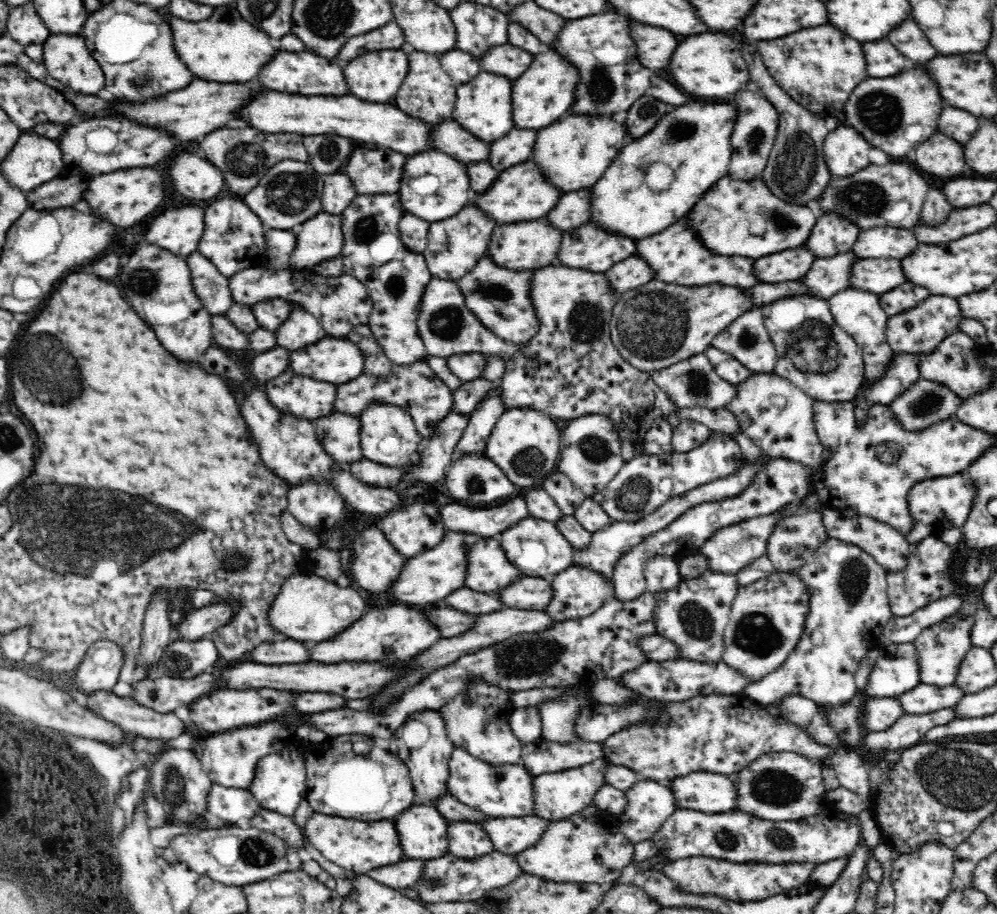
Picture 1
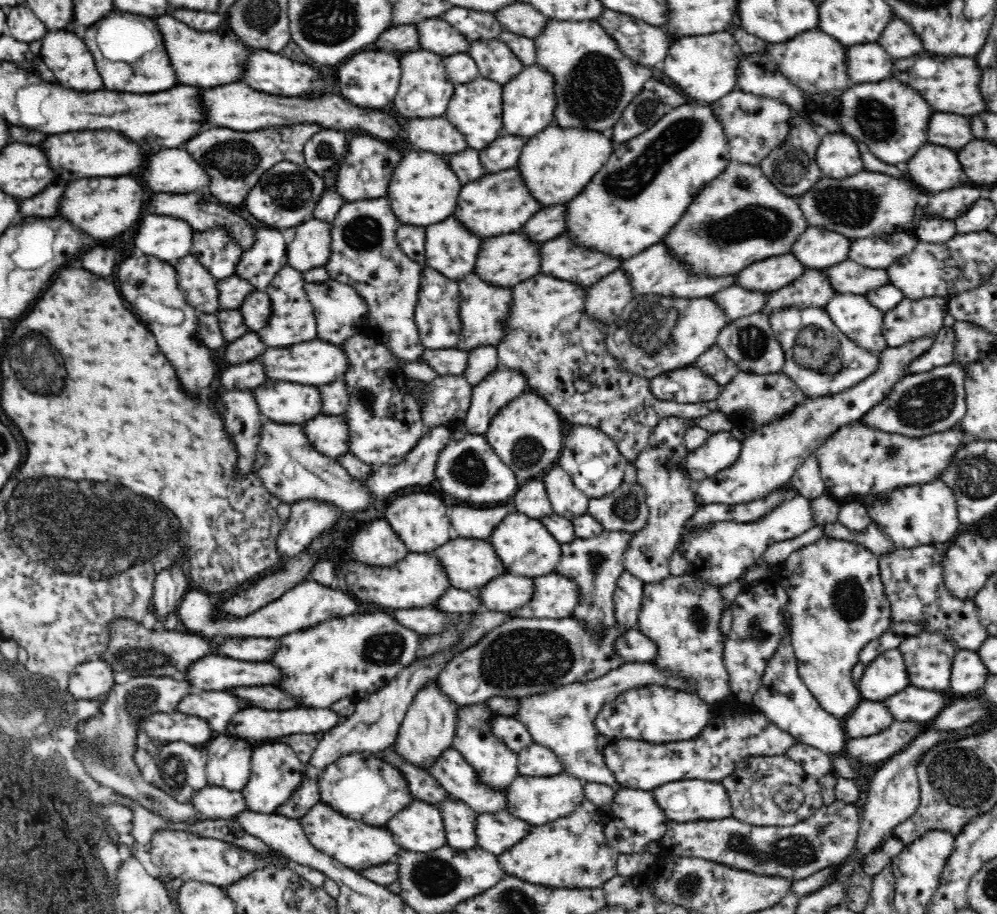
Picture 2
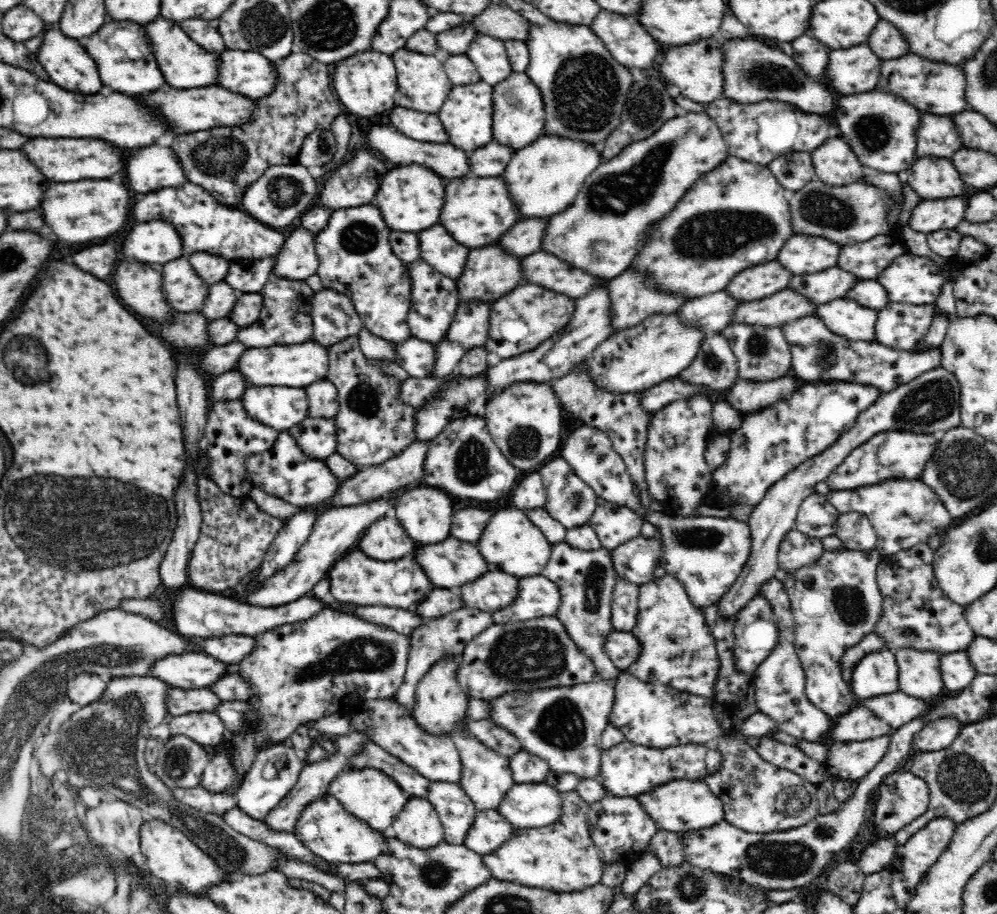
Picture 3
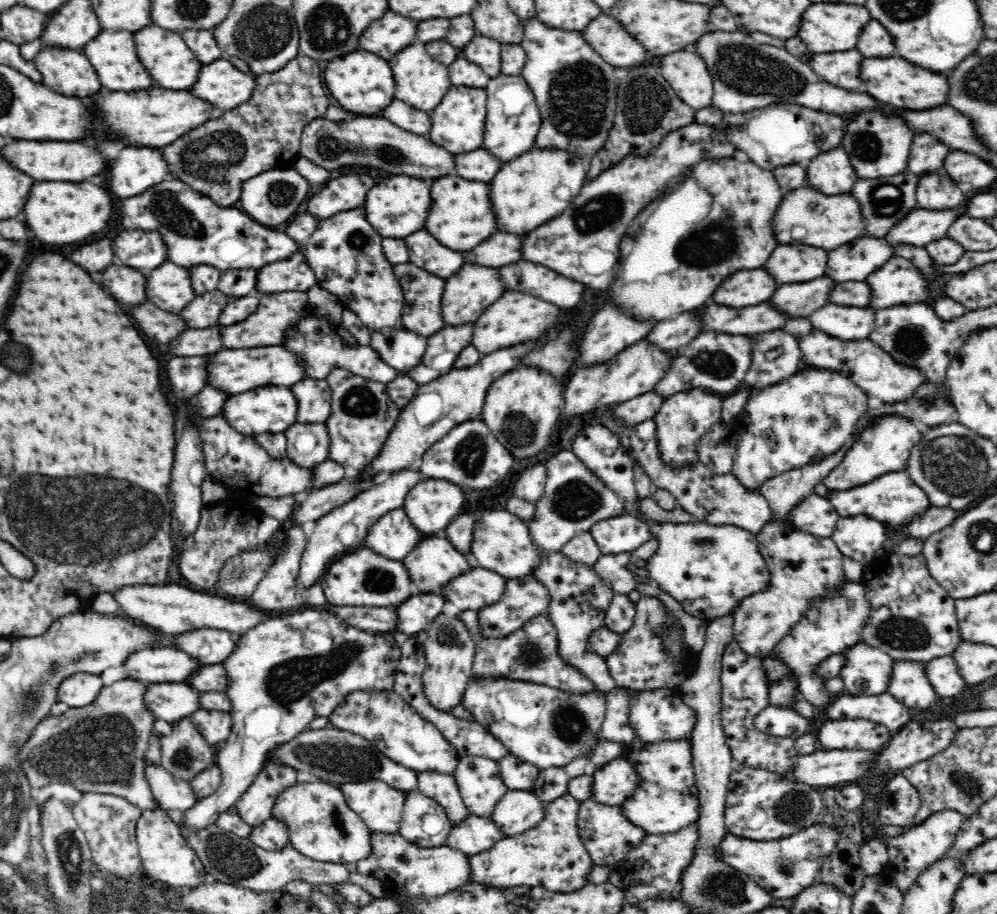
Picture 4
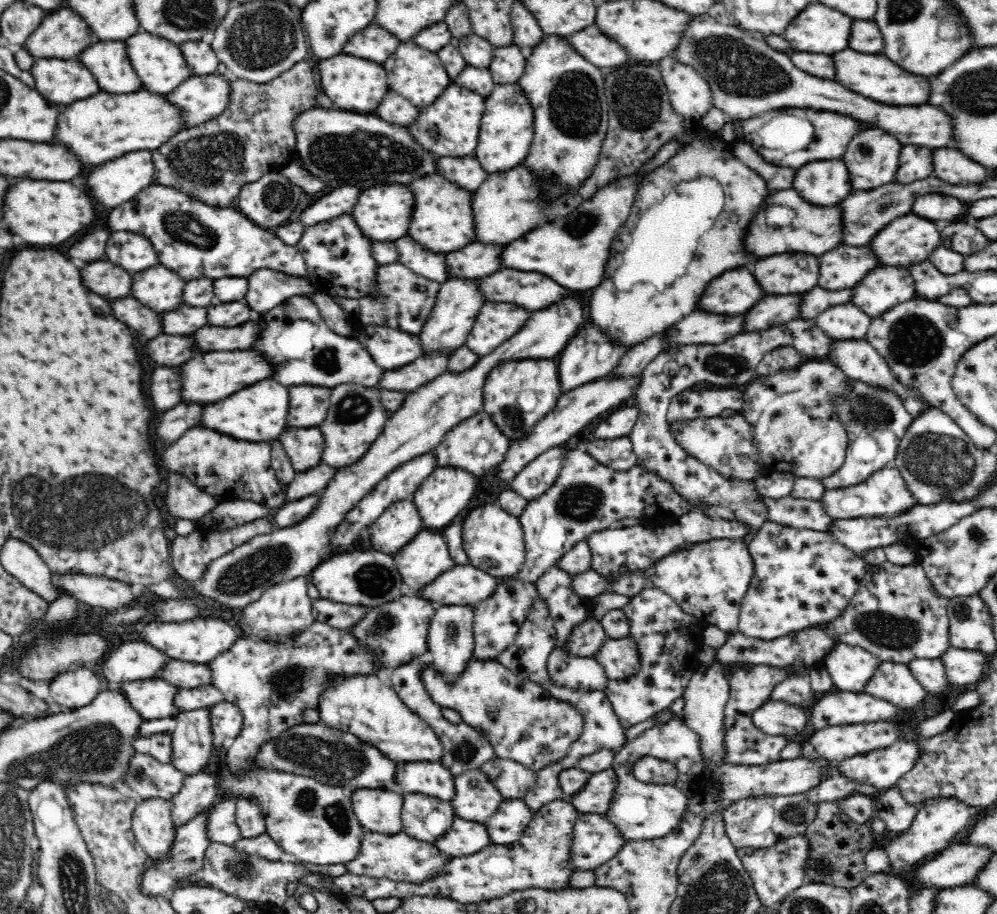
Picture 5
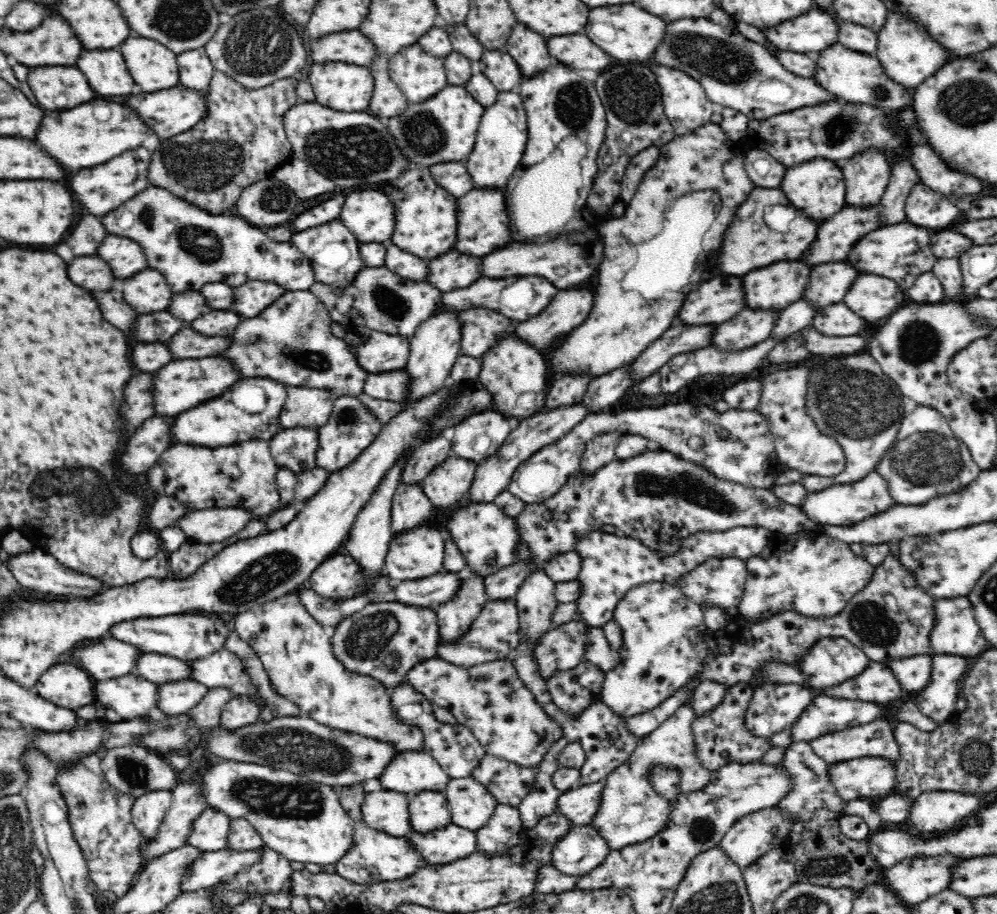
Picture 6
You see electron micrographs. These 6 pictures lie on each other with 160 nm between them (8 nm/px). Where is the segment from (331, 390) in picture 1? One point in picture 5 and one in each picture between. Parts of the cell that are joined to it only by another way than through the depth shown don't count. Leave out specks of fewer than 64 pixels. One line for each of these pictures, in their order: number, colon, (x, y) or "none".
2: (281, 402)
3: (281, 408)
4: (270, 410)
5: (258, 413)

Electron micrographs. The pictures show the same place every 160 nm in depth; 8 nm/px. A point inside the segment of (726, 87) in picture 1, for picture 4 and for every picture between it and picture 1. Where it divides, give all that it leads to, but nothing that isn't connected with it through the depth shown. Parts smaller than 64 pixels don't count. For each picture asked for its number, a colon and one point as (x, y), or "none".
2: (704, 67)
3: (695, 69)
4: (684, 70)

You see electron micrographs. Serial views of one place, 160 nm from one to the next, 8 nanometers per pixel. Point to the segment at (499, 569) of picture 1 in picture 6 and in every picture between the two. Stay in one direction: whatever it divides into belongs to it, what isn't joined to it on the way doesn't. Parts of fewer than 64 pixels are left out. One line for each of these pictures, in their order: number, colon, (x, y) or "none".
2: (469, 563)
3: (452, 563)
4: (433, 562)
5: (426, 556)
6: (417, 553)

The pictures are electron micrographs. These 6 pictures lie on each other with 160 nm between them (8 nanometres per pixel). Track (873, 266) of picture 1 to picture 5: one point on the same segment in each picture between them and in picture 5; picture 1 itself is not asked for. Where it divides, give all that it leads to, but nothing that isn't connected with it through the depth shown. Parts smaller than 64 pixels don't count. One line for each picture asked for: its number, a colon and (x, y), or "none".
2: (847, 278)
3: (820, 287)
4: (796, 300)
5: (771, 310)

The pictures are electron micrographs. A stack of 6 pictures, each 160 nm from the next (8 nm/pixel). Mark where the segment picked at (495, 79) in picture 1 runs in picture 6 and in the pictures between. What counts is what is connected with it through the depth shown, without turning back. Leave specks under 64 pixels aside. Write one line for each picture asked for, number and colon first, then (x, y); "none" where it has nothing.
2: (475, 108)
3: (467, 113)
4: (458, 122)
5: (450, 126)
6: (443, 129)

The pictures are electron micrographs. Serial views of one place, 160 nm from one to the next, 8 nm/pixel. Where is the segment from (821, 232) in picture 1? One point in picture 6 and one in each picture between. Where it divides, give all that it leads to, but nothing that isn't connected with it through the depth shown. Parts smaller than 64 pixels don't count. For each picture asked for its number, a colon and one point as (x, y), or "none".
2: (818, 247)
3: (801, 254)
4: (792, 263)
5: (794, 273)
6: (775, 287)

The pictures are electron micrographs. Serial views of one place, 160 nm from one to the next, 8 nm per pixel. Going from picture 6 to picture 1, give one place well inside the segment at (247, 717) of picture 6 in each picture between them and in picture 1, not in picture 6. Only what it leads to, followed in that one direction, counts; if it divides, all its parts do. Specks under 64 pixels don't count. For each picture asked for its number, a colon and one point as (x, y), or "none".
1: (140, 720)
2: (163, 727)
3: (206, 728)
4: (216, 725)
5: (227, 720)

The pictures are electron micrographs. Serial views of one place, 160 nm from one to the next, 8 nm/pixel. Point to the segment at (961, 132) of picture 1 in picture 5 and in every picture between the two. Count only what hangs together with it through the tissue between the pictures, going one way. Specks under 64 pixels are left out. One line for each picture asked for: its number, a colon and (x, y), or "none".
2: (946, 129)
3: (937, 137)
4: (927, 156)
5: (915, 162)

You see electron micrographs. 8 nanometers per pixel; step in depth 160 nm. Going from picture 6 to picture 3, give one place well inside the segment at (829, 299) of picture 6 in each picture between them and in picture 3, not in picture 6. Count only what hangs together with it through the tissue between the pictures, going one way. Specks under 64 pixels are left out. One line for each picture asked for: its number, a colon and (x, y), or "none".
3: (866, 260)
4: (853, 261)
5: (844, 266)

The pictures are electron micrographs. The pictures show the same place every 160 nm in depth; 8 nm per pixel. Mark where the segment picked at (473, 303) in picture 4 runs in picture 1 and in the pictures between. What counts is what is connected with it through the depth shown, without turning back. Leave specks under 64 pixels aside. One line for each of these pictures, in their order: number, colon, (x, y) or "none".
1: (532, 245)
2: (504, 261)
3: (489, 273)

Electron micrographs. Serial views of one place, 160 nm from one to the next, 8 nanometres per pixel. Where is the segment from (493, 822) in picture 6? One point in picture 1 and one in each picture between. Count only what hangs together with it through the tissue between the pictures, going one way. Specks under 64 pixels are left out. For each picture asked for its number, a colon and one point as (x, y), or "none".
1: (557, 795)
2: (537, 800)
3: (527, 805)
4: (517, 811)
5: (507, 824)

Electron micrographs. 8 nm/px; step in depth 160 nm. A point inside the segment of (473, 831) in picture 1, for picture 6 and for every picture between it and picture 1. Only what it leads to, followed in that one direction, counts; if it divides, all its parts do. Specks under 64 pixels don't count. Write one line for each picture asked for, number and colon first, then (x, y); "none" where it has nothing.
2: (459, 819)
3: (456, 811)
4: (443, 788)
5: (430, 778)
6: (411, 771)

